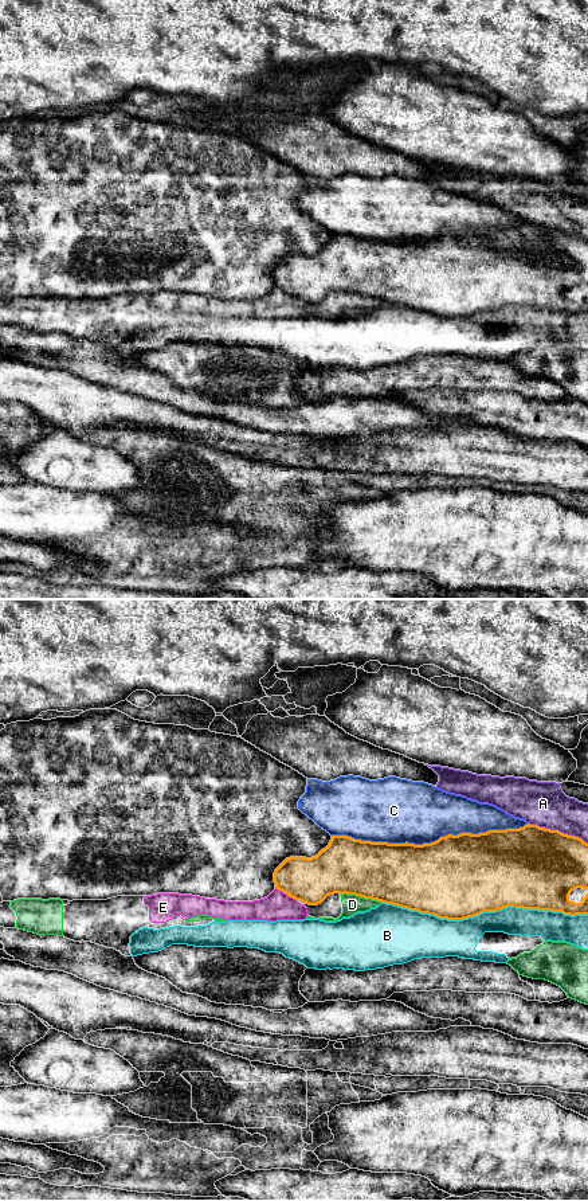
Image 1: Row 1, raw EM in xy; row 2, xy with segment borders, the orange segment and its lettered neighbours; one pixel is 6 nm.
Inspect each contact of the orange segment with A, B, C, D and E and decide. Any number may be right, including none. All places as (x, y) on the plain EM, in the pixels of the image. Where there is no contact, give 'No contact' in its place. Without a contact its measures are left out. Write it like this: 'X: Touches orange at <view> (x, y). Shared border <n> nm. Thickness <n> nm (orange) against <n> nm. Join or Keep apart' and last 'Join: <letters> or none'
A: Touches orange at xy (557, 229). Shared border 380 nm. Thickness 480 nm (orange) against 260 nm. Keep apart
B: Touches orange at xy (485, 309). Shared border 1250 nm. Thickness 500 nm (orange) against 220 nm. Keep apart
C: Touches orange at xy (431, 241). Shared border 1200 nm. Thickness 500 nm (orange) against 380 nm. Keep apart
D: Touches orange at xy (361, 294). Shared border 260 nm. Thickness 360 nm (orange) against 120 nm. Keep apart
E: Touches orange at xy (286, 292). Shared border 150 nm. Thickness 280 nm (orange) against 170 nm. Keep apart
Join: none

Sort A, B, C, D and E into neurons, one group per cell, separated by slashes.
A / B / C / D E

